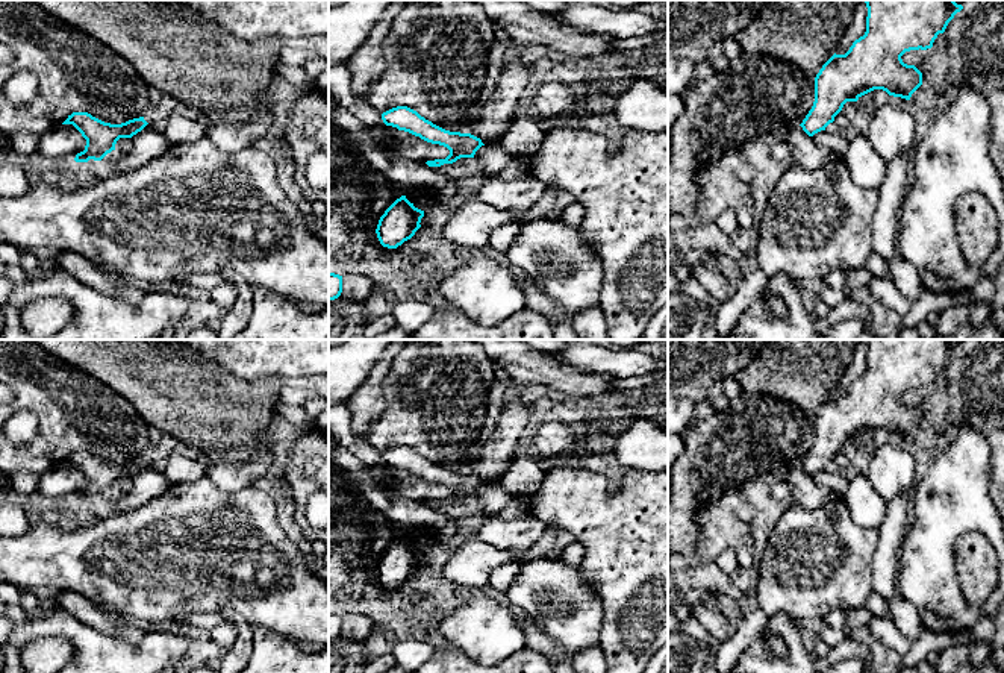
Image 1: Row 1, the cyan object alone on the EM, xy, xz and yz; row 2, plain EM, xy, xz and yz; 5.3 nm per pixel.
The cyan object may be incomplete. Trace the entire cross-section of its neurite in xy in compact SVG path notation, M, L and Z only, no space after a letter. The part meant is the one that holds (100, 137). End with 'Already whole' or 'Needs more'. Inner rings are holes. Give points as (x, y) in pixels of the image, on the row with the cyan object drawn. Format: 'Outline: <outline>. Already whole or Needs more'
Outline: M73 112L62 124L73 124L86 139L85 150L77 153L74 161L88 162L89 159L101 161L108 153L115 150L120 138L132 138L148 123L144 117L139 117L121 124L111 124L88 112Z. Already whole

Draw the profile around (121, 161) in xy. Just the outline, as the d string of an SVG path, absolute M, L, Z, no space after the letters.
M147 124L130 141L132 146L127 152L112 150L101 159L101 162L112 165L112 174L133 171L139 165L161 156L171 146L159 124Z

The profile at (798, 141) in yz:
M795 126L774 139L786 142L795 161L810 170L840 158L828 149L818 147L813 138L809 136L801 126Z

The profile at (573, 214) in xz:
M575 202L575 203L571 203L571 205L565 206L559 212L559 218L566 226L578 227L582 224L583 218L585 218L585 214L586 214L585 206L578 202Z

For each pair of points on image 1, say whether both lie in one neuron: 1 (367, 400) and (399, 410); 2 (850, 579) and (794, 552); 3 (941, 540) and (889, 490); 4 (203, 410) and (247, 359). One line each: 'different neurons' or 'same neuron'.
1: different neurons
2: same neuron
3: different neurons
4: different neurons

